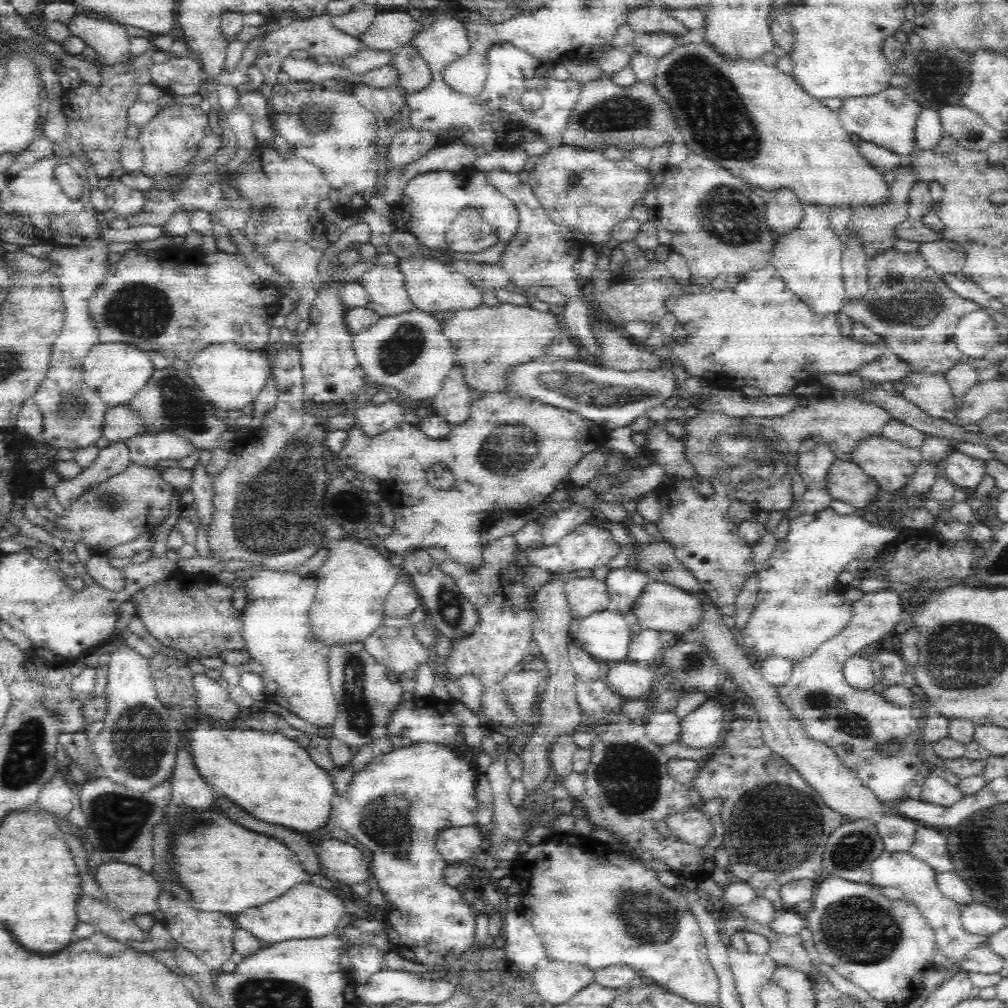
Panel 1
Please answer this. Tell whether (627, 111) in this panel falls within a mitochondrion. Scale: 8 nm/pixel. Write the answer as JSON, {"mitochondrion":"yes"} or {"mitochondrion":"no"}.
{"mitochondrion":"yes"}

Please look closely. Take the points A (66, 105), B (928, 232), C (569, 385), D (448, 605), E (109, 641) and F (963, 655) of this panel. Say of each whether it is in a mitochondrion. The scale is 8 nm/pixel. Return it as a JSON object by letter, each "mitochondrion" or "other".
{"A":"other","B":"other","C":"mitochondrion","D":"mitochondrion","E":"other","F":"mitochondrion"}

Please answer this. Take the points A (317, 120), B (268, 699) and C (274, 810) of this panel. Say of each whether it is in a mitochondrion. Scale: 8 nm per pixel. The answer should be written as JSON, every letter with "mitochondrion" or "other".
{"A":"mitochondrion","B":"other","C":"other"}

